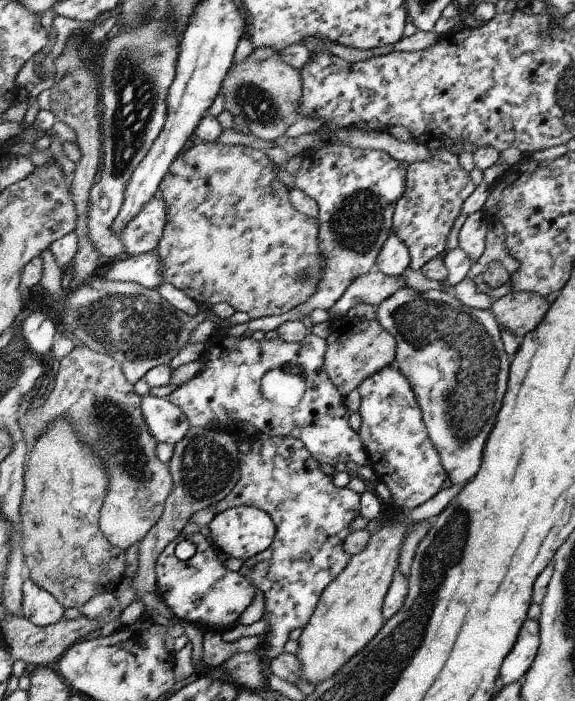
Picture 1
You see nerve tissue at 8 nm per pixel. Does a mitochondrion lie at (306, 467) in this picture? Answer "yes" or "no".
no

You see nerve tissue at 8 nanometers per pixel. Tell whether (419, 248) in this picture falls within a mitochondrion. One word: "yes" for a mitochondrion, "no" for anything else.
no

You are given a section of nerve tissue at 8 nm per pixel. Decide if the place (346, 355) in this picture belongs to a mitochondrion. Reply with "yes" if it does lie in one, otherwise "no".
no

